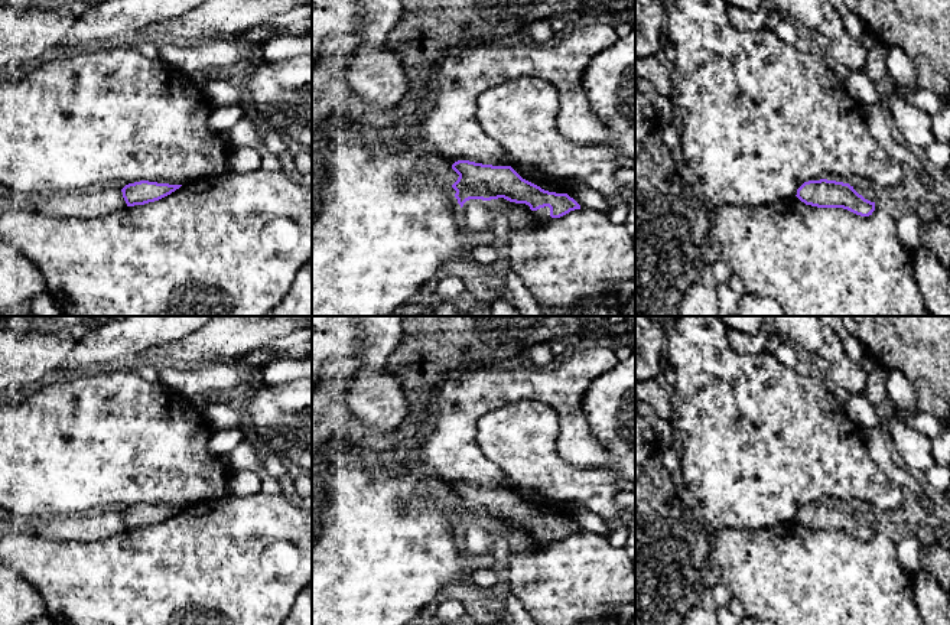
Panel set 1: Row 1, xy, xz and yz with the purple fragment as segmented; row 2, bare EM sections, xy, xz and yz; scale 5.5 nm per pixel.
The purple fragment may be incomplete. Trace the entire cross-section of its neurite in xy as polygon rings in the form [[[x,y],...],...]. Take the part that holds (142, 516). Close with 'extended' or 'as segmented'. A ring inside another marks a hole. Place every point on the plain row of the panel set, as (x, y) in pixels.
[[[140,504],[140,505],[126,508],[121,512],[121,515],[123,515],[123,521],[127,530],[134,530],[134,528],[144,528],[149,525],[159,524],[170,518],[180,510],[182,508],[169,508],[169,507]]]; as segmented

